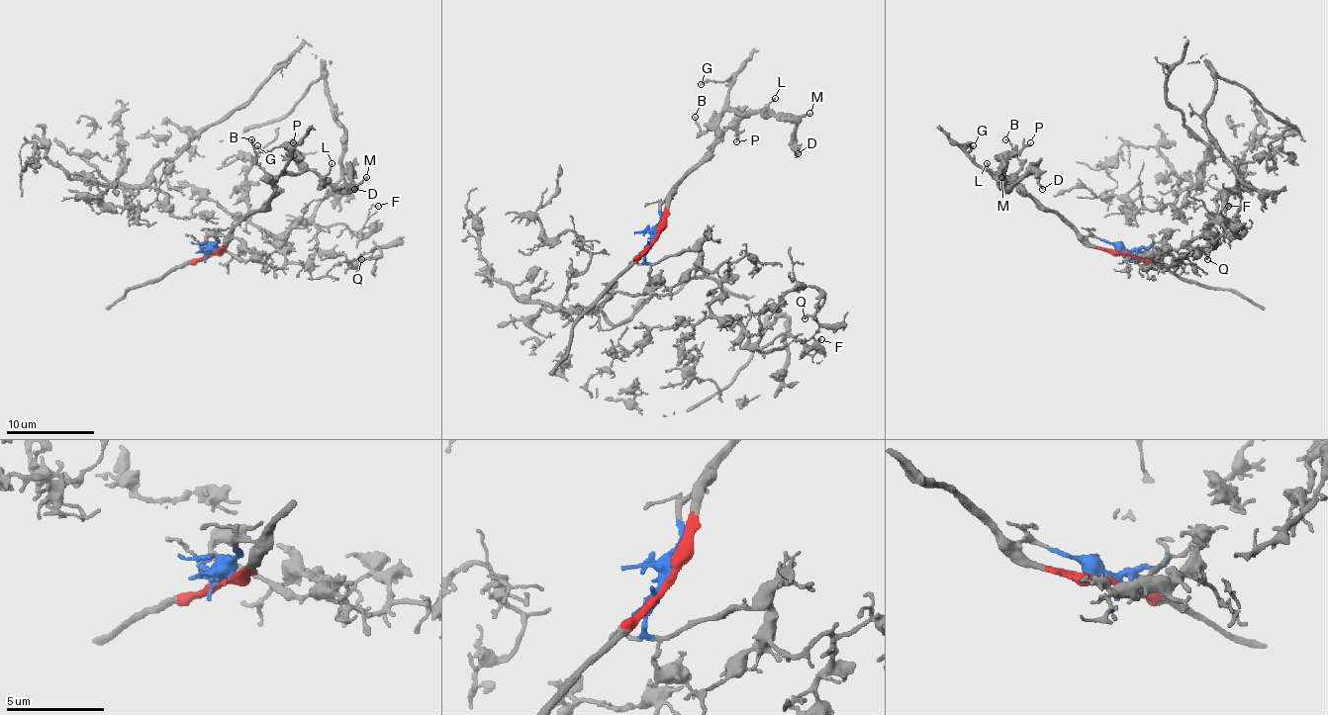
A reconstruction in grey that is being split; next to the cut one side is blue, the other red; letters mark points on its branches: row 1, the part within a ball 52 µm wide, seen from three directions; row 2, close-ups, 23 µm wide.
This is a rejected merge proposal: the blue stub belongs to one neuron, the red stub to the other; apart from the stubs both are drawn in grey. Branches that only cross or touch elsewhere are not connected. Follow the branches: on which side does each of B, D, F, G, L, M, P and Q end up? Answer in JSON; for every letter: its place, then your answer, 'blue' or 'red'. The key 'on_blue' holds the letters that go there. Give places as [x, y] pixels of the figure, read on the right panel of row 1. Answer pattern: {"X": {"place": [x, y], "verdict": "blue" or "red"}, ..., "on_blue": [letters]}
{"B": {"place": [1005, 139], "verdict": "red"}, "D": {"place": [1042, 189], "verdict": "red"}, "F": {"place": [1228, 206], "verdict": "blue"}, "G": {"place": [973, 145], "verdict": "red"}, "L": {"place": [987, 163], "verdict": "red"}, "M": {"place": [1001, 177], "verdict": "red"}, "P": {"place": [1030, 142], "verdict": "red"}, "Q": {"place": [1207, 259], "verdict": "blue"}, "on_blue": ["F", "Q"]}

